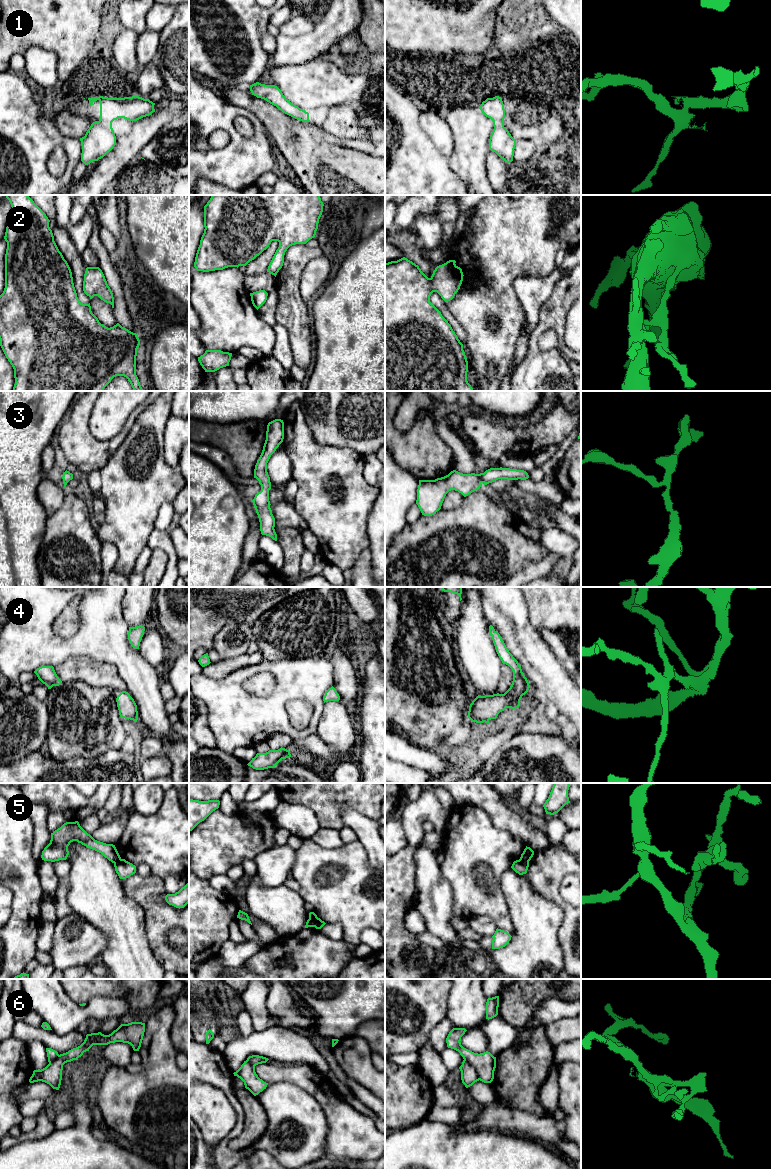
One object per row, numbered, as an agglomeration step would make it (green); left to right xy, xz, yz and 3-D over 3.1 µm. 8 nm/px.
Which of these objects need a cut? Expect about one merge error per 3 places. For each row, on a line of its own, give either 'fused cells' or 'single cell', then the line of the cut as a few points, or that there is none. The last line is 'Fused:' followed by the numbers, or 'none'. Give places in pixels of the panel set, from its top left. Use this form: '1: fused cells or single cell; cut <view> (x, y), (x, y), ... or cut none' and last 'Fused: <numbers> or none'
1: fused cells; cut xy (97, 122), (106, 128), (111, 128)
2: single cell; cut none
3: single cell; cut none
4: single cell; cut none
5: fused cells; cut yz (519, 859), (528, 862)
6: fused cells; cut yz (464, 1059), (474, 1068), (479, 1079)
Fused: 1, 5, 6

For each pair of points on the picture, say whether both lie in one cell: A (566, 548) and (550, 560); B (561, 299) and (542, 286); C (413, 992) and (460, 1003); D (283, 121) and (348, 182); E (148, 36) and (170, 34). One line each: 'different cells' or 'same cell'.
A: different cells
B: different cells
C: different cells
D: same cell
E: different cells

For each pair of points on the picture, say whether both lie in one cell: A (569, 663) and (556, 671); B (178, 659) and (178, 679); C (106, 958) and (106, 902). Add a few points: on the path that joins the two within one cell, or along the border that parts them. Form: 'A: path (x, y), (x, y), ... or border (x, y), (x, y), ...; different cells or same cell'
A: border (549, 647), (568, 671); different cells
B: path (178, 664), (178, 674); same cell
C: path (113, 944), (113, 916); same cell

